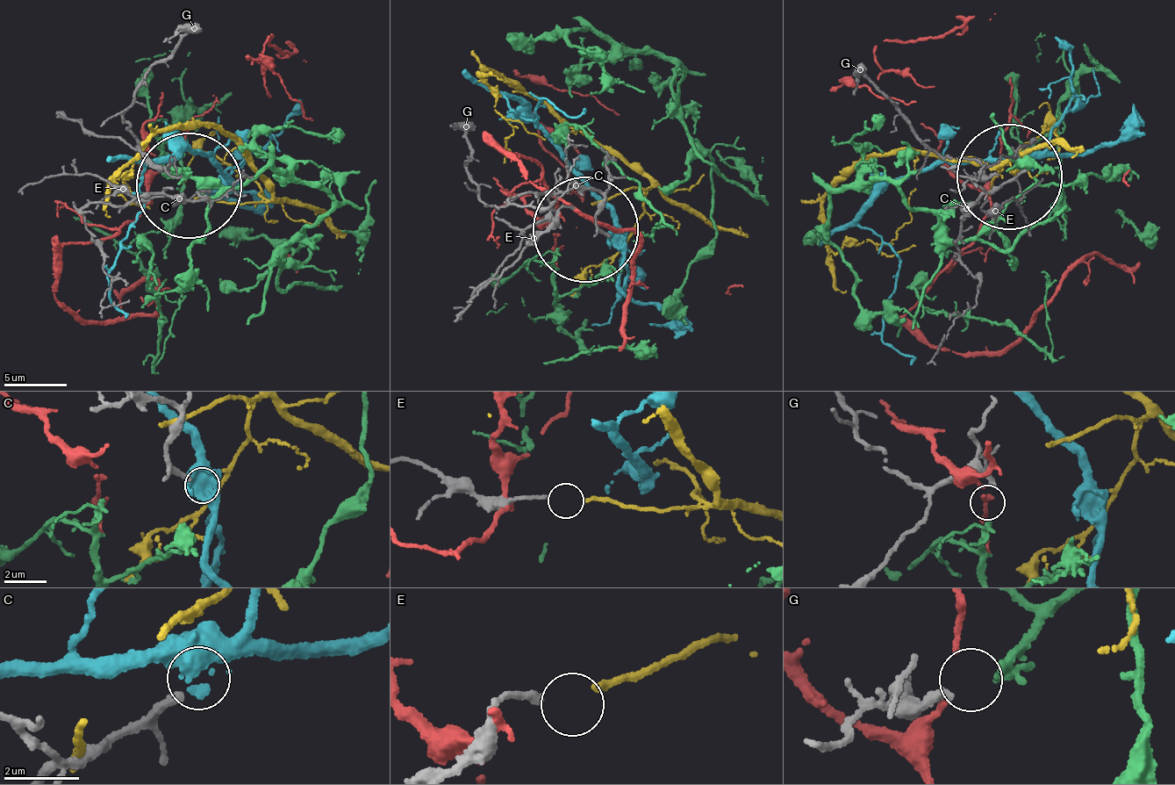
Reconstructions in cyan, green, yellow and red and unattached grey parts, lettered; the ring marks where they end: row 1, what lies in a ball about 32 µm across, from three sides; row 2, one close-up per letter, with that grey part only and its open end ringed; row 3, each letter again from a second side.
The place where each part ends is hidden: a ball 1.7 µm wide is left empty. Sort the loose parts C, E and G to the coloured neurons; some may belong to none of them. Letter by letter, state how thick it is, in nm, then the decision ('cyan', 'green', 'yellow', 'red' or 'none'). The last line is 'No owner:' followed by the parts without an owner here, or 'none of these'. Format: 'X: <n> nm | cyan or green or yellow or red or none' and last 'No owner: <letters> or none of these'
C: 220 nm | none
E: 170 nm | yellow
G: 240 nm | green
No owner: C

